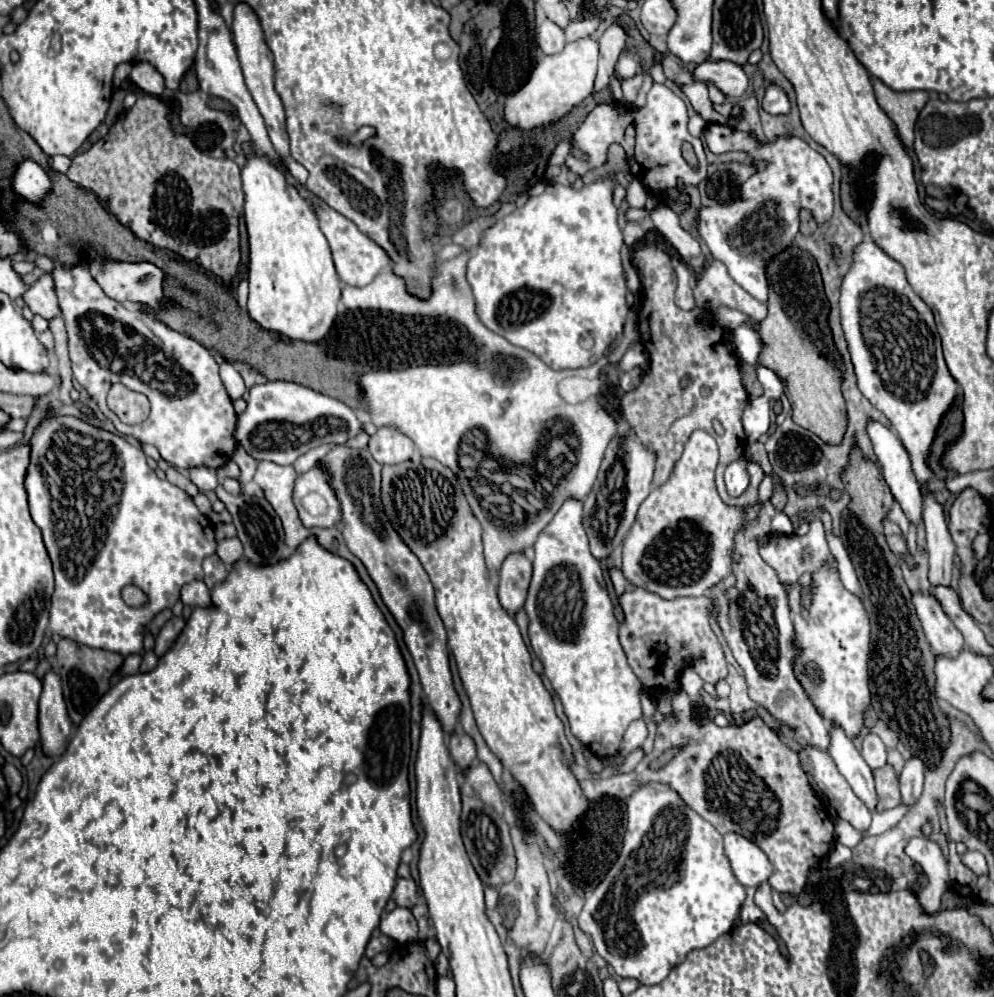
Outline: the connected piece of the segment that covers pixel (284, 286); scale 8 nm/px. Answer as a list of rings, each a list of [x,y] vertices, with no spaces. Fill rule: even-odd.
[[[250,156],[242,168],[242,186],[246,194],[244,216],[250,238],[250,296],[248,314],[262,328],[280,332],[288,338],[304,342],[320,342],[332,328],[338,302],[340,302],[340,278],[332,262],[328,240],[320,232],[318,220],[310,206],[300,198],[296,188],[288,186],[284,176],[262,156]]]

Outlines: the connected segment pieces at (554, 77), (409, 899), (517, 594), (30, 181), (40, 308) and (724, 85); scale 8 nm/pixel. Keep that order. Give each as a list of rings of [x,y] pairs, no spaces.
[[[582,38],[572,44],[566,44],[564,52],[558,52],[556,56],[542,56],[536,62],[528,82],[518,92],[506,98],[504,104],[506,124],[518,130],[532,130],[560,120],[584,98],[592,96],[596,66],[598,66],[598,42],[592,38]]]
[[[398,878],[392,898],[394,898],[394,902],[398,906],[412,908],[414,904],[418,904],[418,898],[420,898],[418,896],[418,888],[416,888],[416,882],[412,878]]]
[[[510,554],[504,560],[500,568],[498,596],[500,596],[502,608],[510,616],[516,616],[516,612],[522,610],[528,584],[530,584],[530,576],[532,576],[532,564],[526,560],[524,554]]]
[[[24,160],[12,180],[12,188],[18,196],[26,198],[28,202],[40,202],[44,194],[52,188],[48,174],[32,160]]]
[[[46,272],[42,274],[26,292],[24,292],[24,302],[26,306],[34,312],[44,316],[46,320],[54,318],[56,314],[60,314],[58,308],[58,300],[56,300],[56,290],[54,290],[54,282],[52,276]]]
[[[708,58],[696,64],[696,68],[692,70],[692,76],[696,82],[716,86],[724,96],[742,96],[748,86],[746,72],[740,66],[724,60]]]

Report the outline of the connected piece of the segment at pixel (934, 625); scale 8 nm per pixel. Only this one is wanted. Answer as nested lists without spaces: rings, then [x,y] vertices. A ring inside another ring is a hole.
[[[914,592],[912,602],[926,632],[926,638],[938,656],[958,656],[964,646],[964,638],[952,620],[946,616],[938,600],[928,592]]]

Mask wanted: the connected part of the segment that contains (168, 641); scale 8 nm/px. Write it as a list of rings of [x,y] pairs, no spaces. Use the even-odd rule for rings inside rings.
[[[172,616],[172,618],[162,626],[162,630],[160,630],[158,636],[156,636],[156,646],[154,646],[156,656],[162,656],[162,654],[174,644],[174,640],[176,640],[178,634],[182,632],[182,628],[184,628],[184,618],[182,618],[182,616]]]

